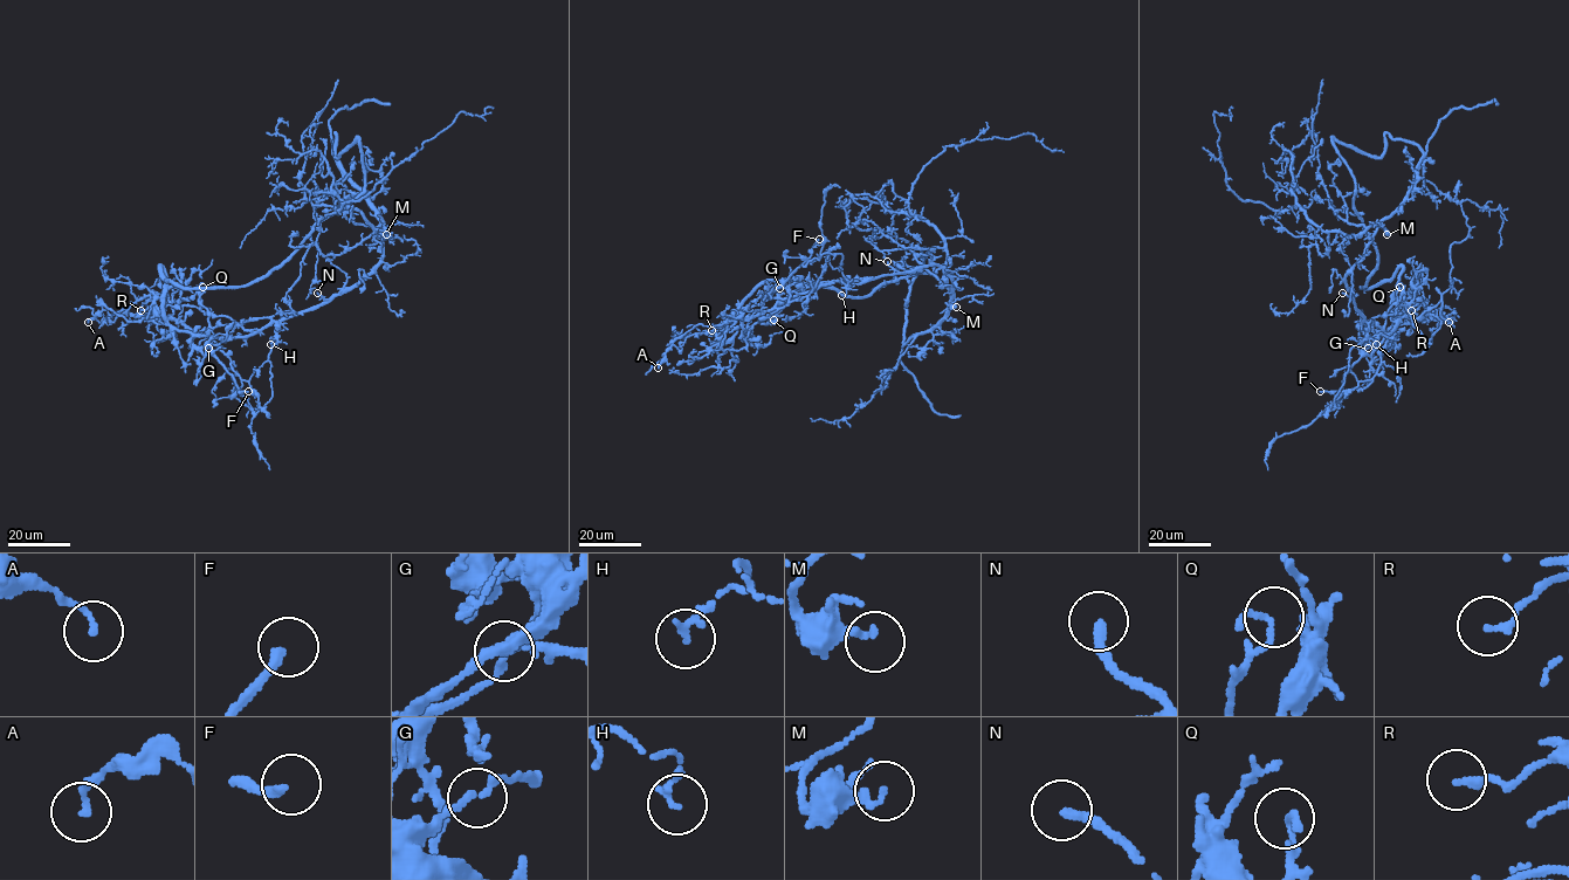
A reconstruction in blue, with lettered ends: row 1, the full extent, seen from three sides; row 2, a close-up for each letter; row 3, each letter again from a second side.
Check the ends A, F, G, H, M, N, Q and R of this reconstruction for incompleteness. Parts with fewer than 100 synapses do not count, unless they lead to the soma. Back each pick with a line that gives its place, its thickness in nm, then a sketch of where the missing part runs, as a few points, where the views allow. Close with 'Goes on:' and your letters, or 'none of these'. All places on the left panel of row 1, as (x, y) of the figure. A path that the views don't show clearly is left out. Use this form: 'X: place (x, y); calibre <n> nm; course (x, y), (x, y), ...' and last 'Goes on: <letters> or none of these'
N: place (317, 293); calibre 220 nm; course (317, 293), (321, 298), (334, 290), (353, 256), (350, 243)
Goes on: N

